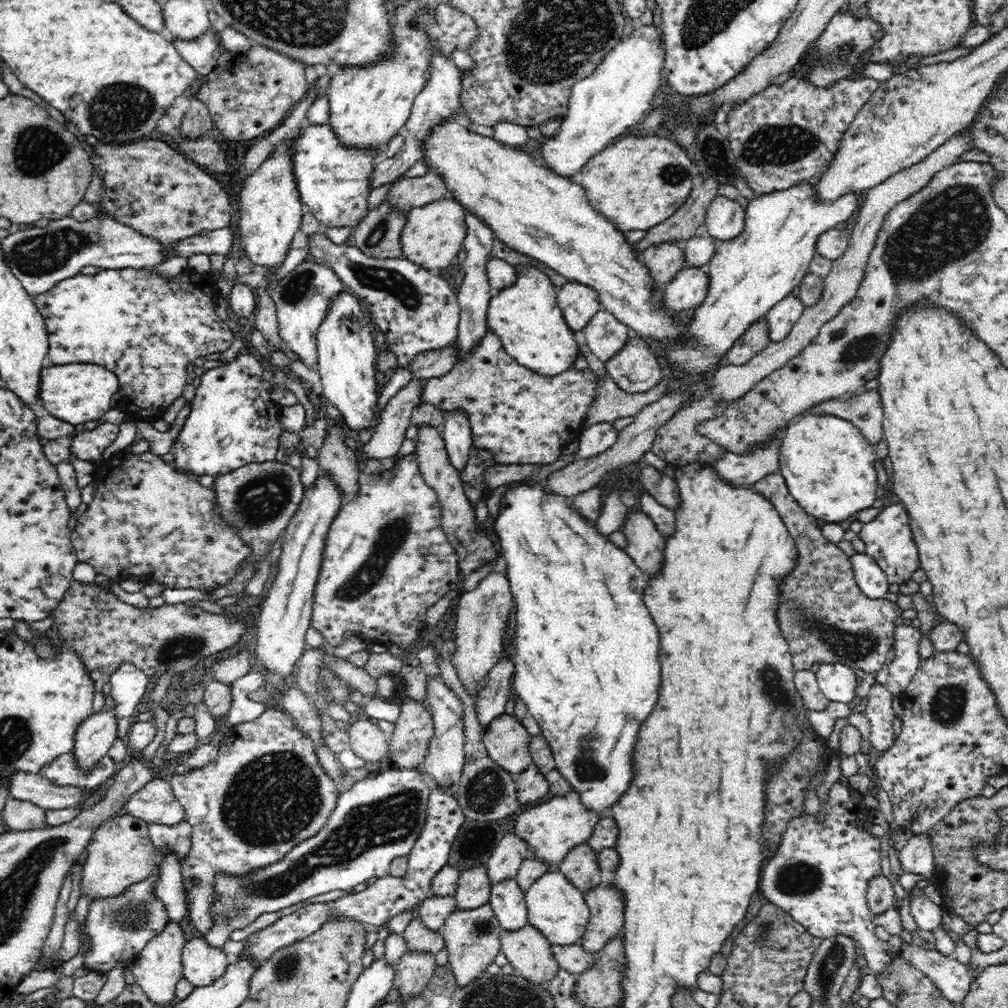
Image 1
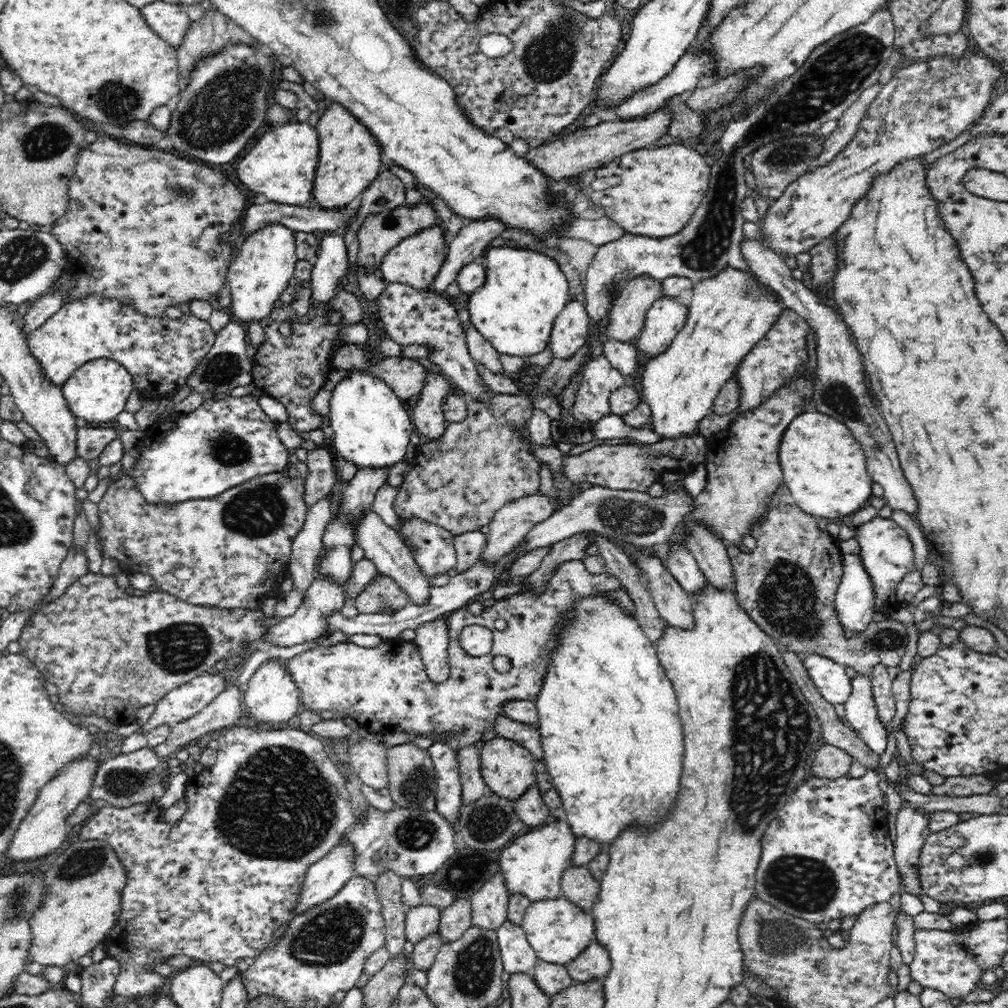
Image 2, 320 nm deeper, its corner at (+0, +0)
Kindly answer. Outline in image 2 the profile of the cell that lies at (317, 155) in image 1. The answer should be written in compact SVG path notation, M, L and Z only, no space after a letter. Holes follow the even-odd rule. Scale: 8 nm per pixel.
M287 123L267 132L238 164L238 178L250 191L263 194L266 200L290 206L310 204L316 166L320 160L320 138L317 128L306 123Z

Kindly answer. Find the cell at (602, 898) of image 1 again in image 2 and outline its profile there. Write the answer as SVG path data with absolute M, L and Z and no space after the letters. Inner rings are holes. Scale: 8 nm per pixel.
M592 940L590 946L565 967L576 983L588 982L608 974L611 958L609 952L597 940Z

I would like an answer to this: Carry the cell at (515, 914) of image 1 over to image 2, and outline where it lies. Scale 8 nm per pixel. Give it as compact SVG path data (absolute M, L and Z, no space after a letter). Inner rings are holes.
M506 920L502 926L498 926L496 931L503 970L508 974L532 972L538 958L523 928Z

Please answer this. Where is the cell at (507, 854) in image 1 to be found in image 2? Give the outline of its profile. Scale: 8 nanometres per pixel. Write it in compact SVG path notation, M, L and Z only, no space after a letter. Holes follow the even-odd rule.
M501 872L496 873L469 898L471 924L484 930L497 930L507 920L508 903L511 894L504 885Z

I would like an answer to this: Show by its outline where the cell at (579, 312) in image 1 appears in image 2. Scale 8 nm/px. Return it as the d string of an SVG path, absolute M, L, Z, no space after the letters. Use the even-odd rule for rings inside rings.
M573 299L564 306L554 321L548 343L554 358L568 360L585 346L589 334L589 322L584 303Z

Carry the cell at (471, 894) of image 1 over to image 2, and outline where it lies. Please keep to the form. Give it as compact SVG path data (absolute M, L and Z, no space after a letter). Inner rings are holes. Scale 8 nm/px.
M455 898L441 911L437 932L443 942L458 940L471 927L471 904L469 899Z

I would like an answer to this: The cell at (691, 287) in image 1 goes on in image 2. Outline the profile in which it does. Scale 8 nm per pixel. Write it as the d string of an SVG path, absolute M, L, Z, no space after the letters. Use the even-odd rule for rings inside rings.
M662 296L647 310L644 326L635 346L651 357L666 352L685 325L688 311L676 298Z

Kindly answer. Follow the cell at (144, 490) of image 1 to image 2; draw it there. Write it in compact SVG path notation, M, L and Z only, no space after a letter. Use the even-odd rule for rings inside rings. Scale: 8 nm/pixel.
M286 471L271 472L254 477L252 480L248 480L248 482L229 488L226 492L222 492L222 494L214 496L214 498L186 500L186 502L176 502L176 504L148 504L136 488L135 480L130 475L124 475L116 478L116 482L109 486L97 507L98 515L100 515L100 530L96 532L97 544L101 546L100 552L102 552L103 557L108 556L118 561L121 571L127 574L149 574L155 580L157 589L177 596L179 600L192 605L224 608L227 610L248 609L248 611L261 609L261 603L267 597L276 595L278 589L281 588L282 580L285 577L285 570L289 568L292 543L294 538L296 538L296 534L302 530L304 520L306 520L306 512L309 509L306 501L304 501L304 483L302 478L299 475L290 477L290 475L286 475Z

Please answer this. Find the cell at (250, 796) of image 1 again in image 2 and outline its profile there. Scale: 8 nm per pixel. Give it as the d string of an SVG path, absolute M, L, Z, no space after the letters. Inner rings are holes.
M281 726L279 729L264 730L262 728L238 727L225 729L224 734L218 739L217 760L210 767L204 767L203 771L192 776L186 784L184 799L187 803L186 812L175 823L166 823L162 807L158 803L138 803L126 808L107 805L97 810L76 833L77 840L105 840L116 852L118 860L125 868L126 886L121 892L121 909L116 924L105 938L107 956L115 958L120 963L120 972L116 977L113 989L116 996L131 999L141 996L152 996L162 990L166 984L166 978L160 976L152 964L164 962L170 956L190 956L207 964L220 962L227 966L234 966L238 960L251 961L257 957L271 942L274 932L292 918L292 910L298 904L298 894L303 888L306 872L311 864L324 858L332 847L335 847L342 836L352 826L356 814L351 809L347 792L345 790L345 778L340 774L340 792L330 782L322 782L324 776L310 760L310 754L318 754L326 749L320 742L310 736L306 730L292 729L289 726ZM266 824L276 824L276 828L268 830Z

